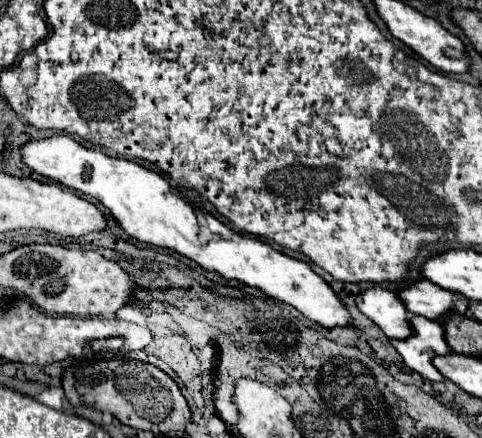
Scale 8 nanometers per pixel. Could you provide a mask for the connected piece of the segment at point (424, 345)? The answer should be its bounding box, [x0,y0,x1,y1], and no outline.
[391,315,449,381]

